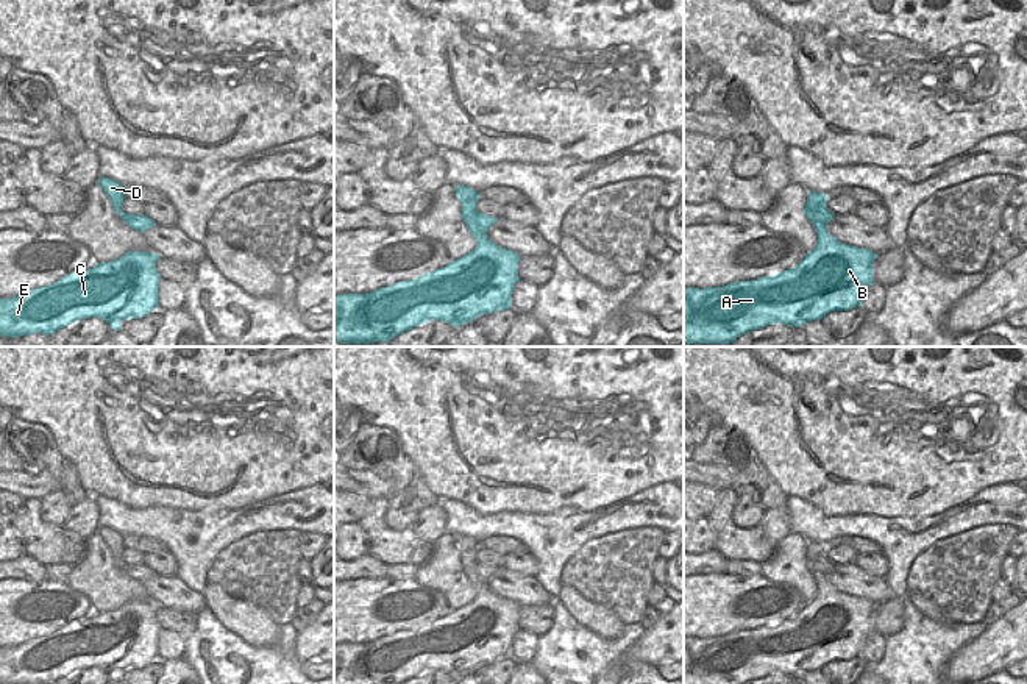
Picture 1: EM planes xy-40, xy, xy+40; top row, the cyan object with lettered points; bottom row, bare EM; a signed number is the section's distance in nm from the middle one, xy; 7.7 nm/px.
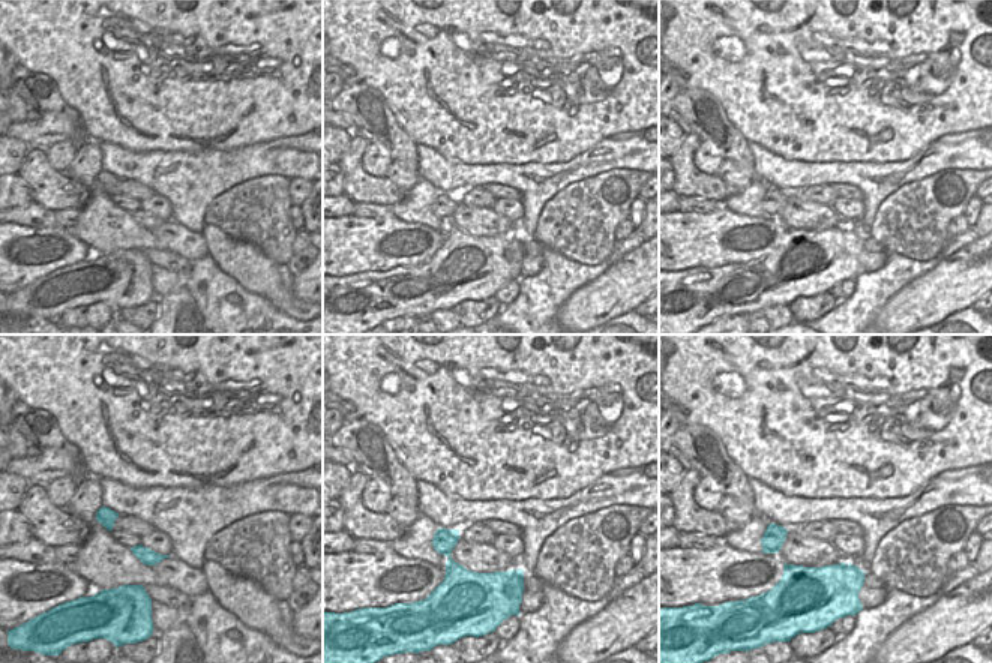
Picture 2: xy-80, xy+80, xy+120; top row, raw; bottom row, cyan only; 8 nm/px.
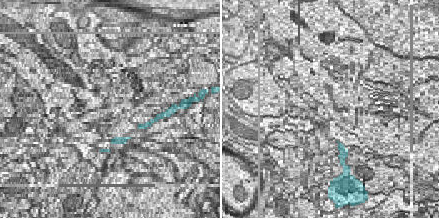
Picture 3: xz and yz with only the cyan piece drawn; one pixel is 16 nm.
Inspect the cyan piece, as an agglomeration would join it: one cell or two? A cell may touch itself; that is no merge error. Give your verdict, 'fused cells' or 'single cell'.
fused cells

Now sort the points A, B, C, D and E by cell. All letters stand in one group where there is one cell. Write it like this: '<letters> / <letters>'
A B C E / D

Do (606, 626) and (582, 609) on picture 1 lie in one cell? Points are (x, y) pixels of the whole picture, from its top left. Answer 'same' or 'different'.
same

